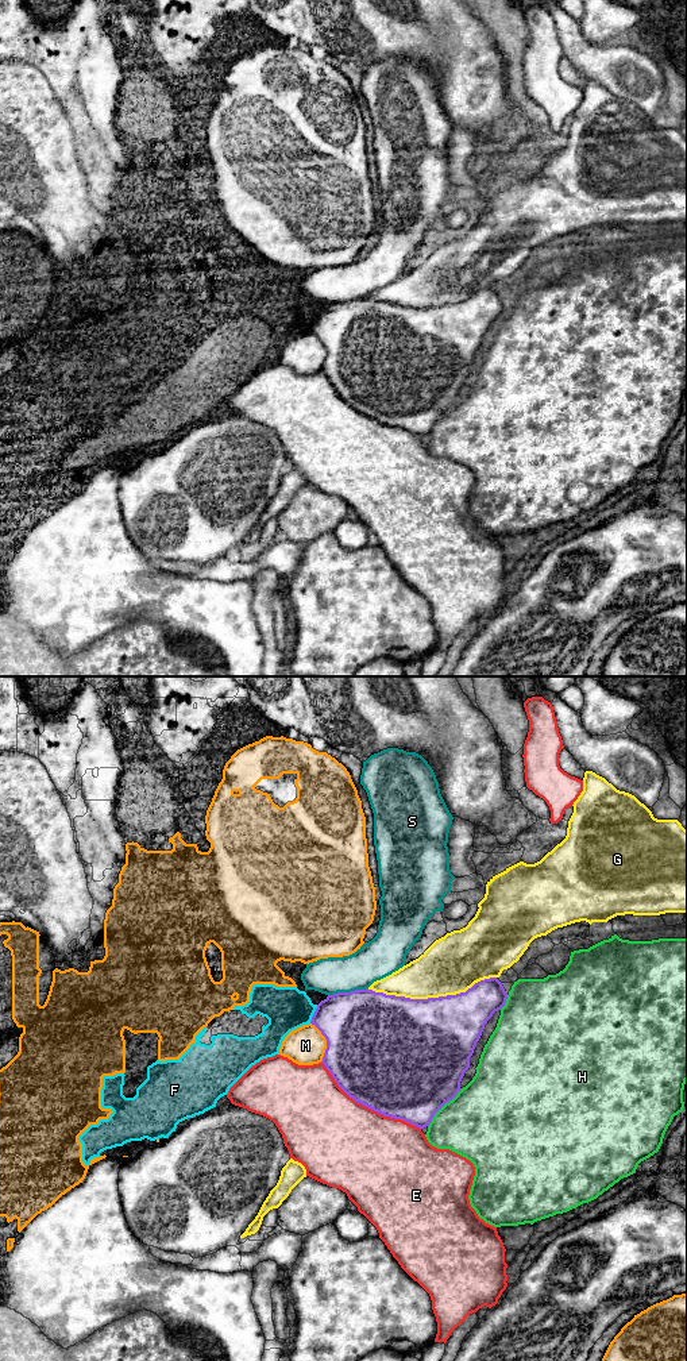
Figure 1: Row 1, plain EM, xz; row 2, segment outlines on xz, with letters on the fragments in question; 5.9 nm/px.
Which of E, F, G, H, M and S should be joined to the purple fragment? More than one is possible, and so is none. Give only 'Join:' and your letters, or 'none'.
Join: none

